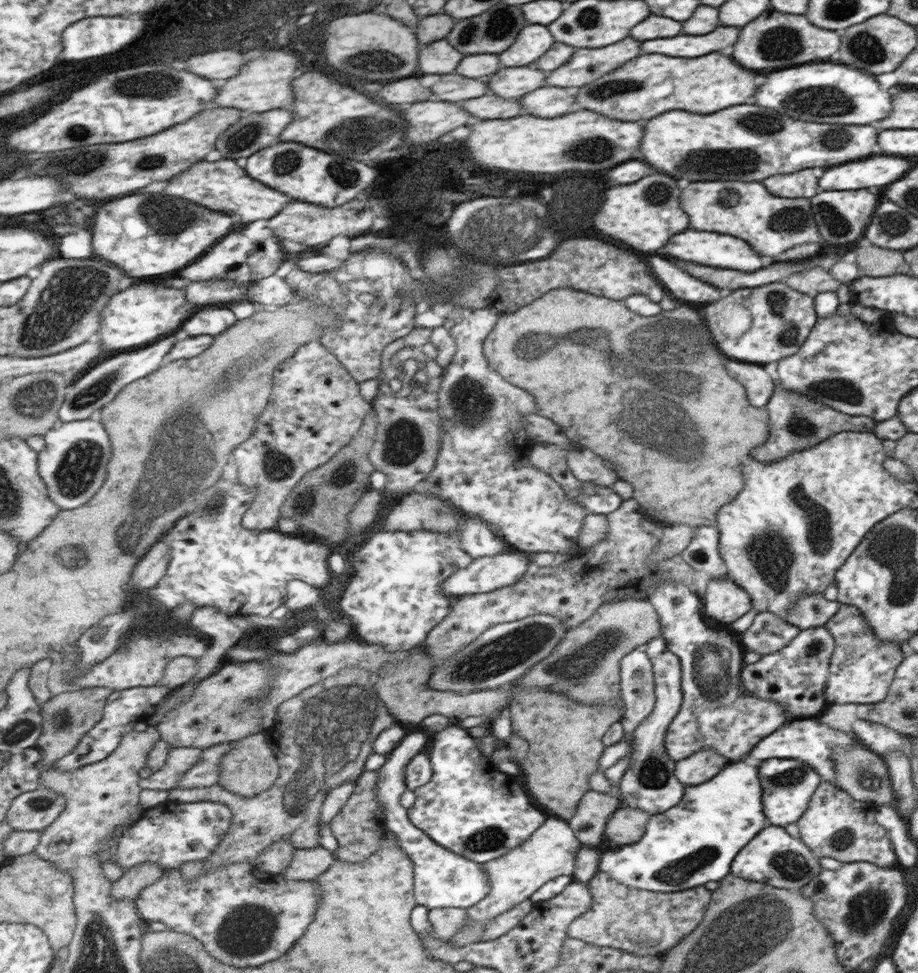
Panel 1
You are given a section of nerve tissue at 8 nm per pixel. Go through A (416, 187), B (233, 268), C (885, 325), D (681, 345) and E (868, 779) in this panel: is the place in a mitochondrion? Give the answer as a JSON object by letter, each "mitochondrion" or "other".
{"A":"other","B":"other","C":"other","D":"mitochondrion","E":"mitochondrion"}

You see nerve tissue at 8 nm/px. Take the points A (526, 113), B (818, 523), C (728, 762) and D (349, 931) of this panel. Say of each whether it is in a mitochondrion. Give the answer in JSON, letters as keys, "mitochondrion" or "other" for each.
{"A":"other","B":"mitochondrion","C":"other","D":"other"}

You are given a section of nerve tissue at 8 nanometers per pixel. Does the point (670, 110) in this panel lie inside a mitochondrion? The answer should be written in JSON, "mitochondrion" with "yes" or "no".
{"mitochondrion":"no"}

